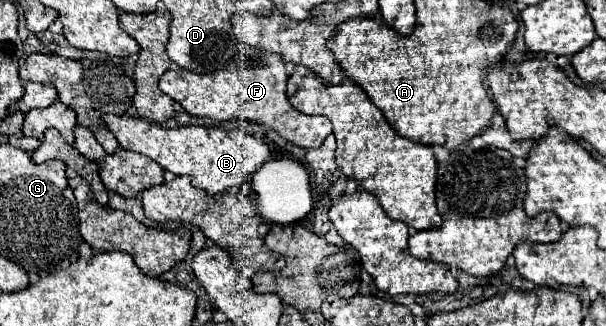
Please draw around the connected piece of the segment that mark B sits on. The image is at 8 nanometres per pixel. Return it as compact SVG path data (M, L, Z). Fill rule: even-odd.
M106 114L104 122L122 148L152 158L164 170L170 170L176 176L180 174L190 176L196 188L202 188L210 194L218 194L234 184L242 184L248 176L256 172L258 166L270 160L270 148L248 132L234 134L234 132L224 132L222 128L216 126L162 128L144 118L132 118L126 114L122 116Z

